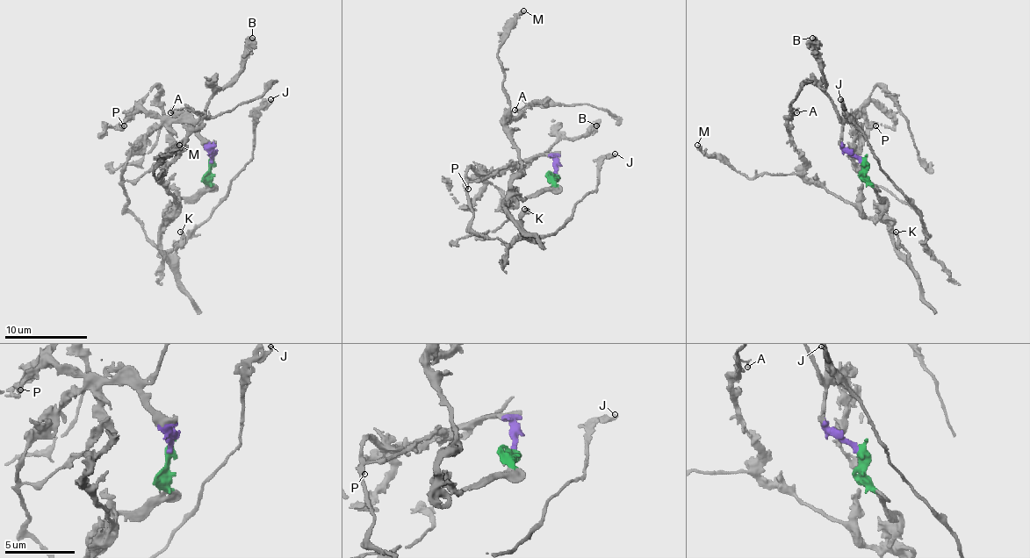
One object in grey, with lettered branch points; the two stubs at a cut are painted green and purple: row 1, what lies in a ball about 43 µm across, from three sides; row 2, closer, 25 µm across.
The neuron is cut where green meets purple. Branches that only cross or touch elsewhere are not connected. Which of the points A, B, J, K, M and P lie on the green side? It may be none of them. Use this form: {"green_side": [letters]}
{"green_side": ["A", "K", "M"]}

